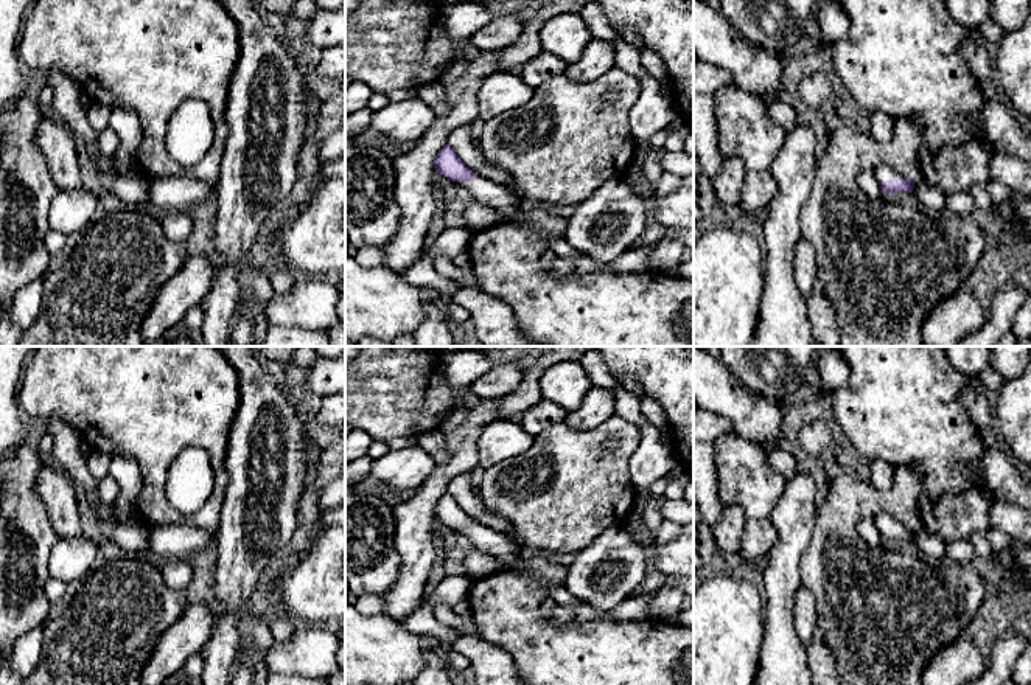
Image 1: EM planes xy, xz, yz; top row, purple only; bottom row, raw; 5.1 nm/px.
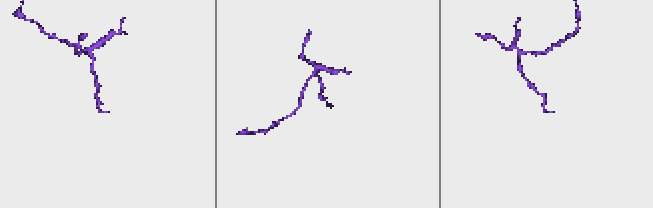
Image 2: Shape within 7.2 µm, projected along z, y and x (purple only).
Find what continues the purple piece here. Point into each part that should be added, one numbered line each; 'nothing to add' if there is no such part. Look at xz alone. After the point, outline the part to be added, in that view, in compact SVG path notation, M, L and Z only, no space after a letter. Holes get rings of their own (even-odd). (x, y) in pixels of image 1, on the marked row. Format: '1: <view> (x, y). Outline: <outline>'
1: xz (501, 199). Outline: M474 174L471 182L454 182L456 186L463 186L470 191L473 200L493 208L498 214L498 222L521 222L522 211L518 207L518 199L513 191L491 182L479 174Z

